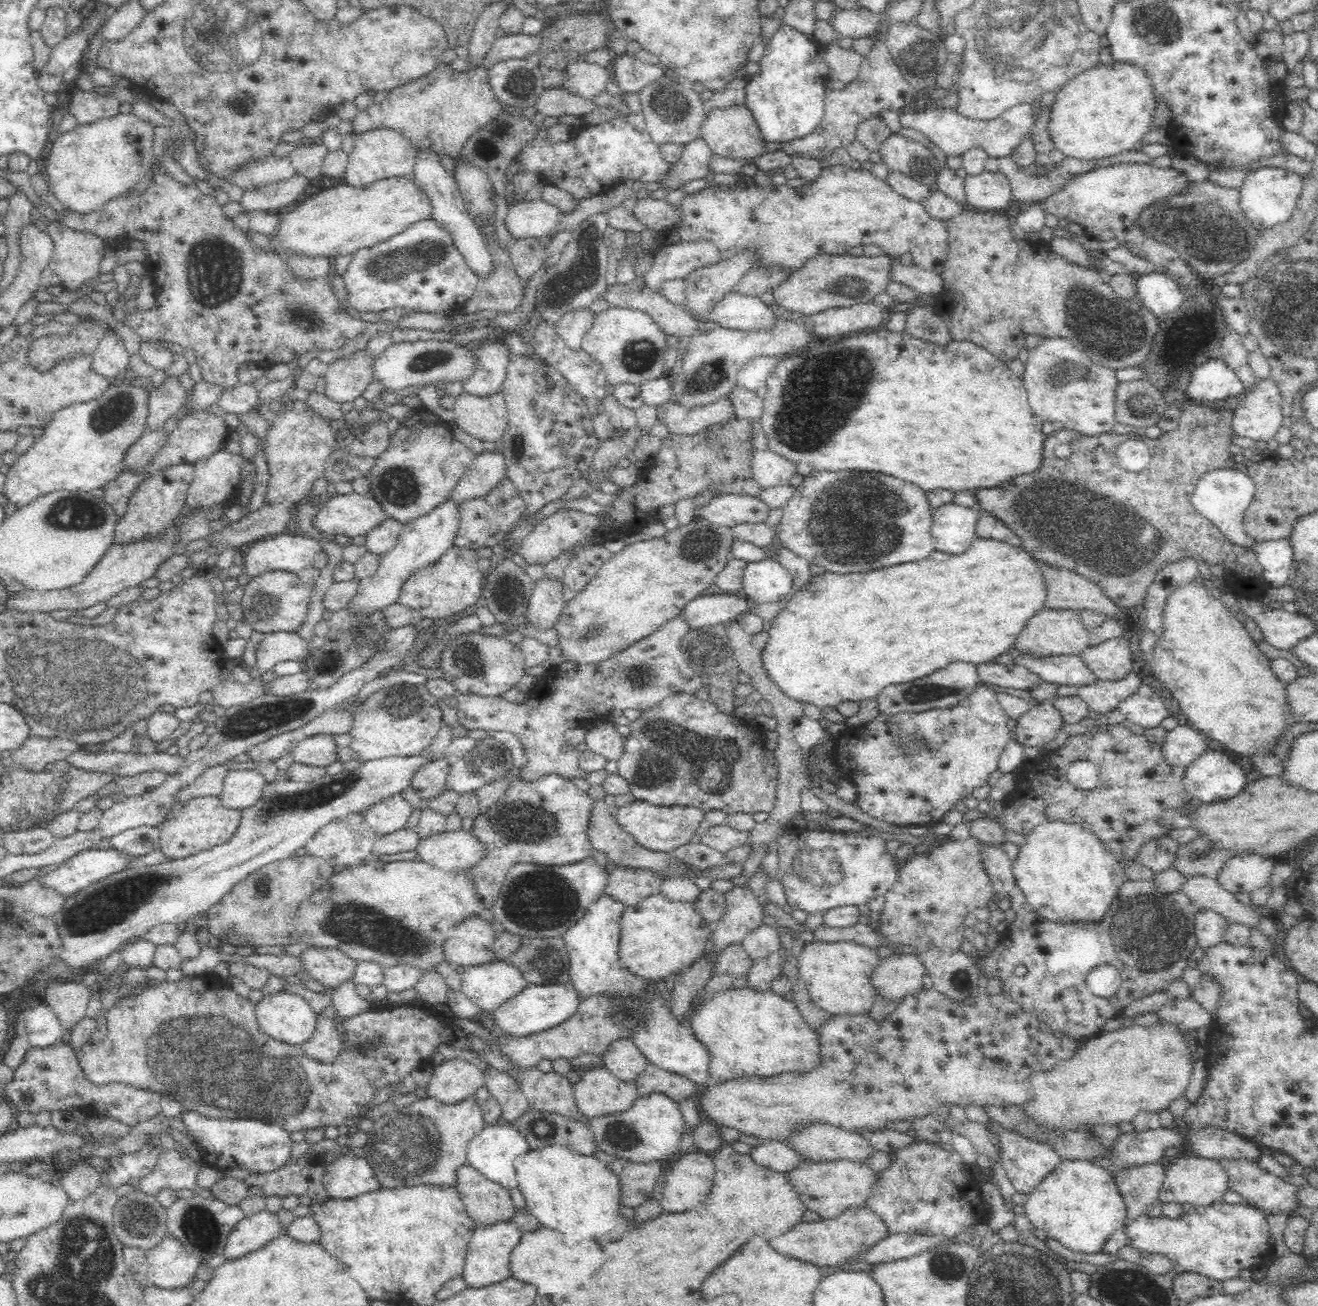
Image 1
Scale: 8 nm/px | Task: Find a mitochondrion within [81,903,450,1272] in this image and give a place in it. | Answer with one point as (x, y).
(210, 1063)

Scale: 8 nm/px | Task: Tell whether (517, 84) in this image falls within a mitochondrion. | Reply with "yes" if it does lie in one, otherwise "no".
yes

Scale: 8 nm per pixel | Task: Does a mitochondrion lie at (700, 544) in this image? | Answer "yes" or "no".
yes

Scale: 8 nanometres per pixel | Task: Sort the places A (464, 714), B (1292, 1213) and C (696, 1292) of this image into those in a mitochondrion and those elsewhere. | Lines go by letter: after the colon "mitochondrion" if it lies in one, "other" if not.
A: other
B: other
C: other

